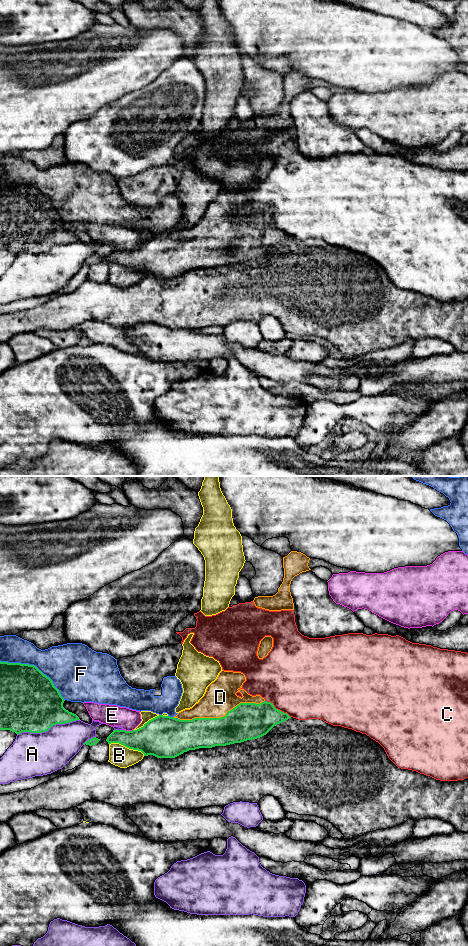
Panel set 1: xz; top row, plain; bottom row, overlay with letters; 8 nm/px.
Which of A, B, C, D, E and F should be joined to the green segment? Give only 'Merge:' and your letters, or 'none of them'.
Merge: D

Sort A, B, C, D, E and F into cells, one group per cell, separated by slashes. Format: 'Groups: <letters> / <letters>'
Groups: A / B / C / D / E / F

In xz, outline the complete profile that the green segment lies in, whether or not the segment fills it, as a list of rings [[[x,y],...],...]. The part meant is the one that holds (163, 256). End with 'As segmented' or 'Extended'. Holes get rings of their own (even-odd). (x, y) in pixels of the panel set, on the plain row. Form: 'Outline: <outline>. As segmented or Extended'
Outline: [[[222,190],[192,228],[185,229],[174,237],[159,235],[137,250],[113,250],[106,261],[108,264],[119,263],[129,269],[141,271],[144,276],[175,278],[189,270],[226,266],[260,258],[277,244],[291,238],[260,215],[248,214],[242,208],[245,201],[246,197],[241,192]]]. Extended

